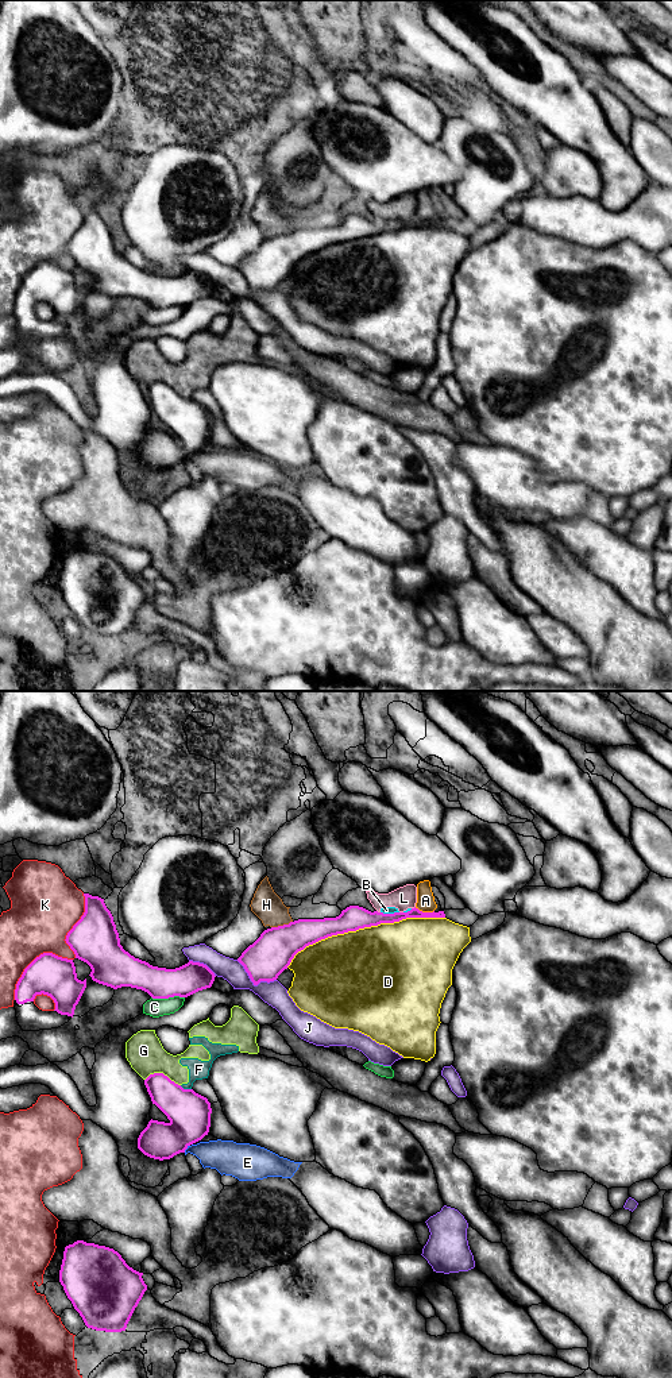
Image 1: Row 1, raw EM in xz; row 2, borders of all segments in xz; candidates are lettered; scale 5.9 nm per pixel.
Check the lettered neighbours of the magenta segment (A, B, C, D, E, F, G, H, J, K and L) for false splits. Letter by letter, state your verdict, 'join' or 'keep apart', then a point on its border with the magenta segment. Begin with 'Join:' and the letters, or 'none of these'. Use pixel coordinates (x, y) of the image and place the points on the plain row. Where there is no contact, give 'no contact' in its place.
Join: none of these
A: keep apart; contact xz (424, 222)
B: keep apart; contact xz (390, 223)
C: keep apart; contact xz (168, 307)
D: keep apart; contact xz (363, 236)
E: keep apart; contact xz (186, 456)
F: keep apart; contact xz (185, 398)
G: keep apart; contact xz (162, 382)
H: keep apart; contact xz (281, 235)
J: keep apart; contact xz (254, 292)
K: keep apart; contact xz (33, 270)
L: keep apart; contact xz (414, 216)

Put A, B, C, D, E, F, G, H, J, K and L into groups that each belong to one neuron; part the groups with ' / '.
A / B F G L / C / D / E / H / J / K

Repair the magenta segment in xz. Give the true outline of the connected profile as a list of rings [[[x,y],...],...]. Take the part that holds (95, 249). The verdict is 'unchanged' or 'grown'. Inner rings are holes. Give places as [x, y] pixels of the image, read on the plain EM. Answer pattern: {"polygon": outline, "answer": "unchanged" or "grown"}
{"polygon": [[[84,202],[85,221],[66,244],[76,267],[86,271],[93,290],[113,298],[131,296],[152,308],[188,306],[211,297],[215,282],[204,273],[166,278],[135,267],[120,254],[119,242],[104,208]]], "answer": "unchanged"}

